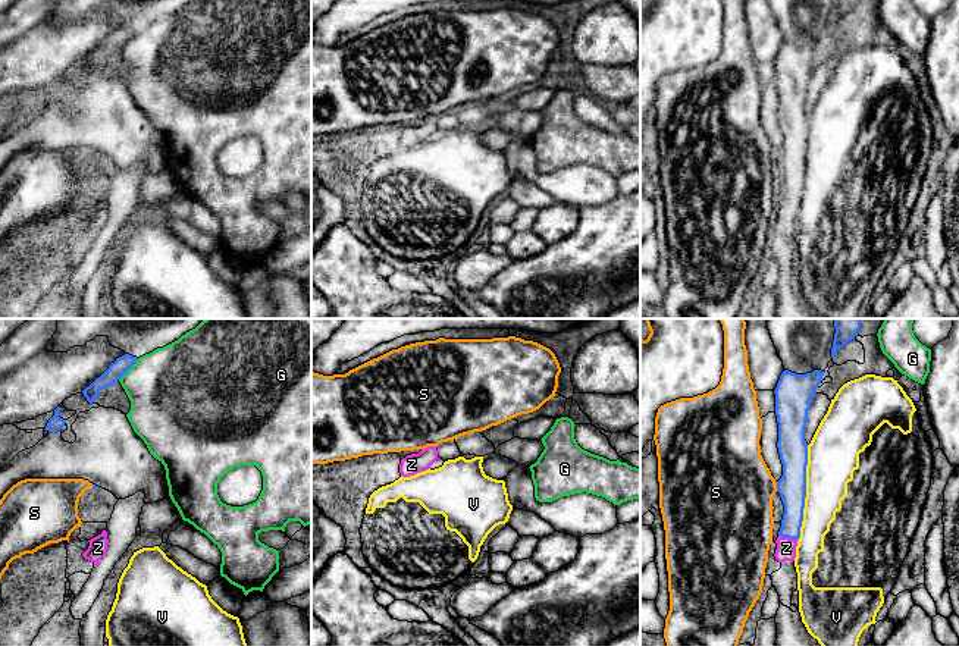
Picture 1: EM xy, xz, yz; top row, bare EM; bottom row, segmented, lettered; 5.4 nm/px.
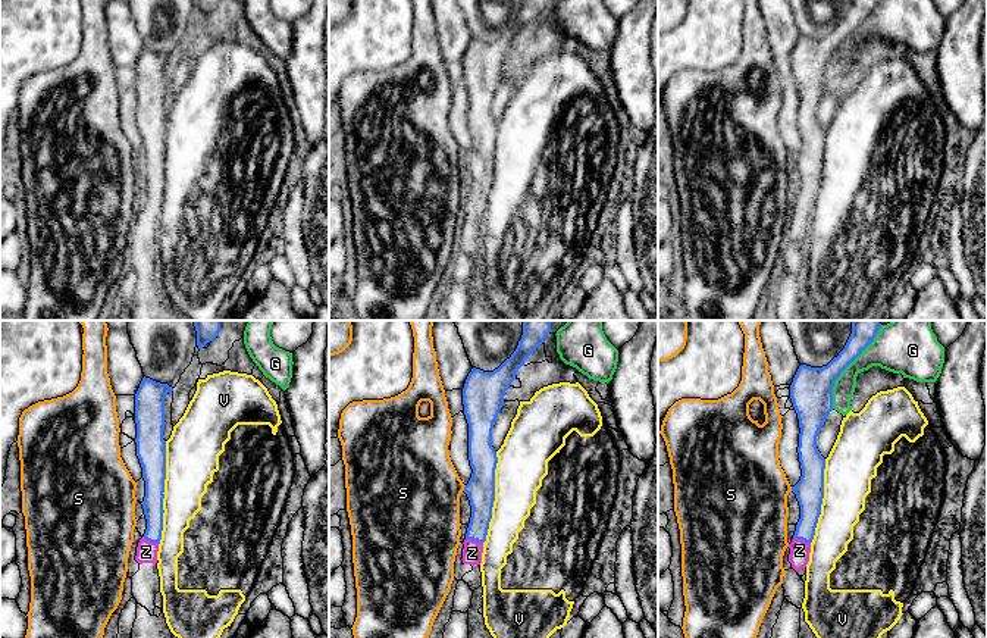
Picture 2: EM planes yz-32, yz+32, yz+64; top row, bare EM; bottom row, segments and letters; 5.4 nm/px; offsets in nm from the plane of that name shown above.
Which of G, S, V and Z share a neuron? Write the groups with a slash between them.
G / S / V / Z

